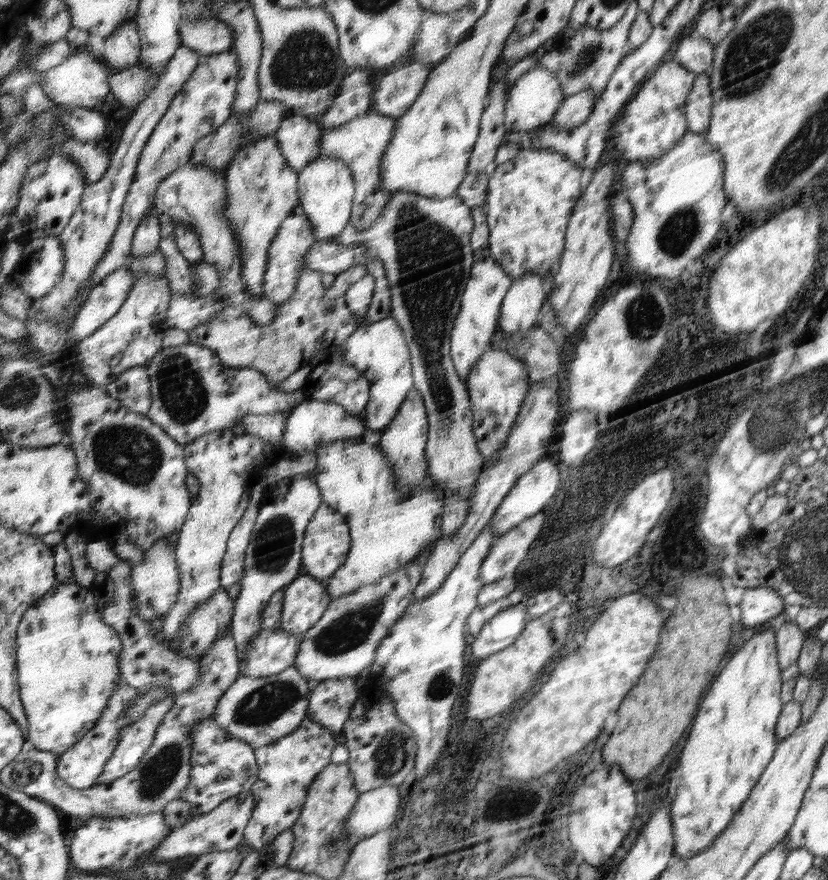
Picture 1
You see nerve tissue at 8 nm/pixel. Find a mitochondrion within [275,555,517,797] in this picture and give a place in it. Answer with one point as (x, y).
(340, 636)

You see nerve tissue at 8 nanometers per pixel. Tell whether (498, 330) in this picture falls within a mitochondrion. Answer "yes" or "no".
no

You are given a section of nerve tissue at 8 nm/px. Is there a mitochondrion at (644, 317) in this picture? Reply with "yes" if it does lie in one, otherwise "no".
yes

